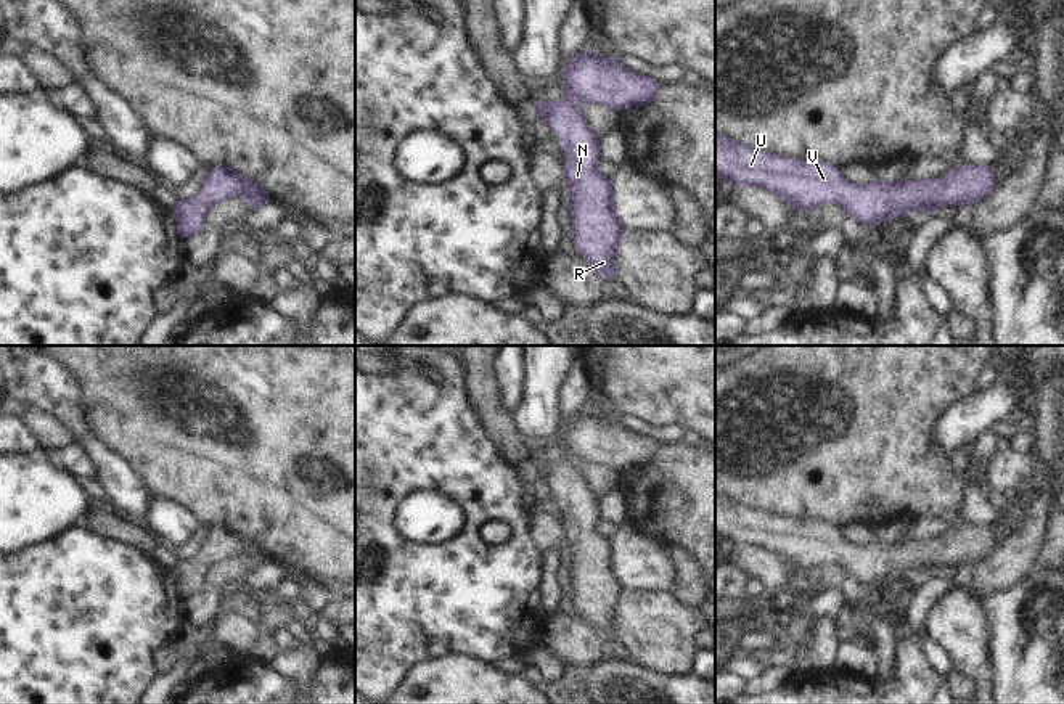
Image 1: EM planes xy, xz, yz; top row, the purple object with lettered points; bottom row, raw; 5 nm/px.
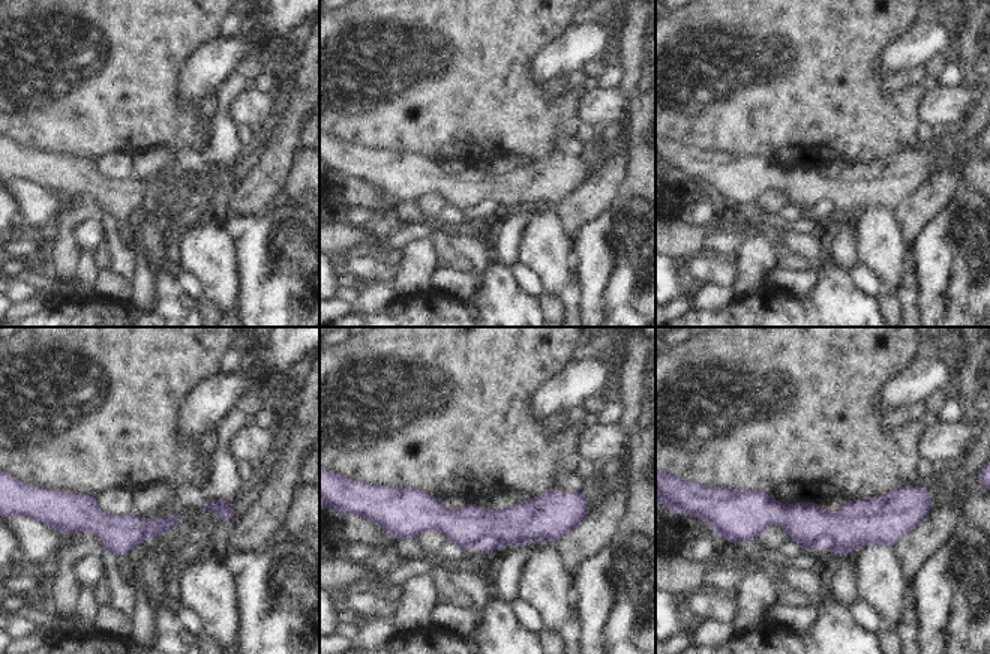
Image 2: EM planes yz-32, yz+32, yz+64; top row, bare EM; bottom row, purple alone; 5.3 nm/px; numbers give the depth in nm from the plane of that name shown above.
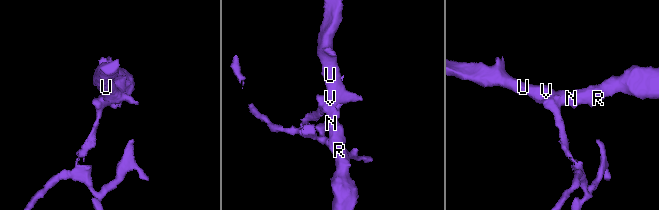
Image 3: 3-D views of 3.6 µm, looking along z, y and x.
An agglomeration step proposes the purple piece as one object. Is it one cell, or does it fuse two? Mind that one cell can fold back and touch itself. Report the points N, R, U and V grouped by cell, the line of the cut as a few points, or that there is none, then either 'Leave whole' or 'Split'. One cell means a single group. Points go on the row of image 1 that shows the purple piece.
Groups: N R U V. No split. Leave whole.

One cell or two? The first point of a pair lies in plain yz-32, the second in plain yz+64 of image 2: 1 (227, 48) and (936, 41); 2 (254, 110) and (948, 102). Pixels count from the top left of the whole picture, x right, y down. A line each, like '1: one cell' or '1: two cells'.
1: one cell
2: one cell

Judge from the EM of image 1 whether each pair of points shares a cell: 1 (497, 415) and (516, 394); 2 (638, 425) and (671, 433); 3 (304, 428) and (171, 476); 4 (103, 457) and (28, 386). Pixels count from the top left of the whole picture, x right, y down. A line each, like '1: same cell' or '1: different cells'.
1: different cells
2: same cell
3: same cell
4: same cell

